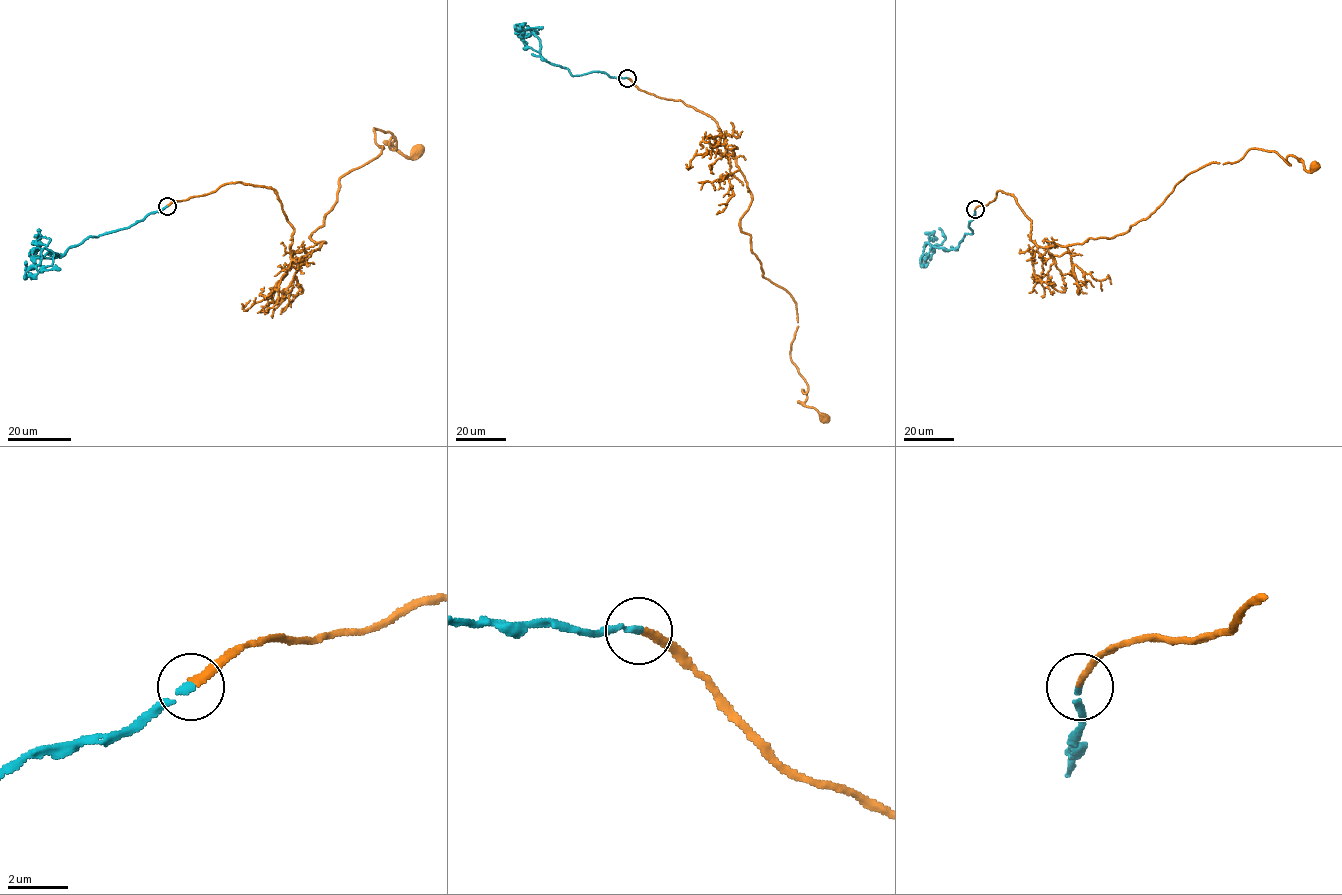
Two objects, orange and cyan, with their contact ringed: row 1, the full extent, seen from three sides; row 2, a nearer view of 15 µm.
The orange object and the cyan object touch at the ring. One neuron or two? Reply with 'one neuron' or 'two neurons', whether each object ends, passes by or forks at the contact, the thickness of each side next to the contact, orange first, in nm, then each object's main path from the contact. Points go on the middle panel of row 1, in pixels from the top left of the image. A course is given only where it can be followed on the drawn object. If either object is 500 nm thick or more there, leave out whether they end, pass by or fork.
one neuron; orange ends; cyan ends; calibres 260 and 180 nm; course orange (627, 78), (727, 134), (751, 192), (740, 229), (762, 276), (796, 304), (791, 361), (804, 404), (824, 418); course cyan (627, 78), (597, 71), (572, 75), (540, 55), (536, 36), (522, 37), (525, 48), (525, 42)

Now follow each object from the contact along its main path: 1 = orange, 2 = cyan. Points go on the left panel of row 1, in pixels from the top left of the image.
1: (167, 205), (270, 187), (290, 252), (312, 252), (339, 180), (381, 152), (374, 128), (417, 150)
2: (167, 206), (128, 226), (90, 237), (57, 256), (48, 252), (35, 257), (40, 246), (38, 229)

